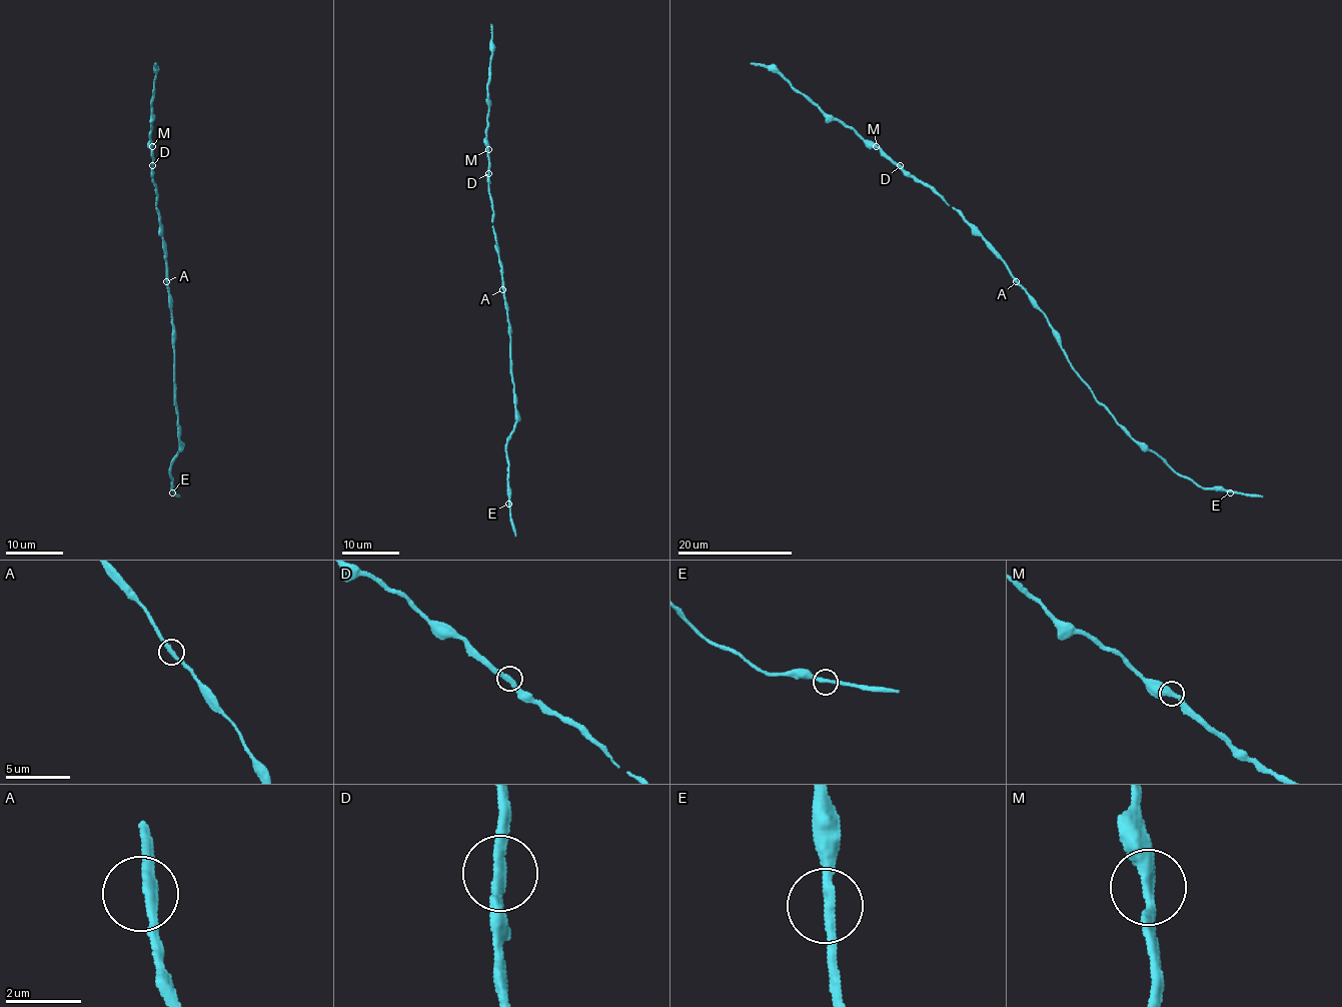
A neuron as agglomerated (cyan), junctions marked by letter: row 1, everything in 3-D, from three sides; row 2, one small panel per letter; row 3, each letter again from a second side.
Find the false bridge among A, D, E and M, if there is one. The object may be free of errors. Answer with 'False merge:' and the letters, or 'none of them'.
False merge: none of them

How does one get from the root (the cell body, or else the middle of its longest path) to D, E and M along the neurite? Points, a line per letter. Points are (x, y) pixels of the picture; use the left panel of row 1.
D: (168, 280), (166, 244), (155, 205), (157, 189), (153, 182), (153, 165)
E: (168, 280), (174, 404), (178, 430), (178, 451), (170, 465), (173, 491)
M: (168, 280), (166, 244), (155, 205), (157, 189), (153, 182), (151, 146)

